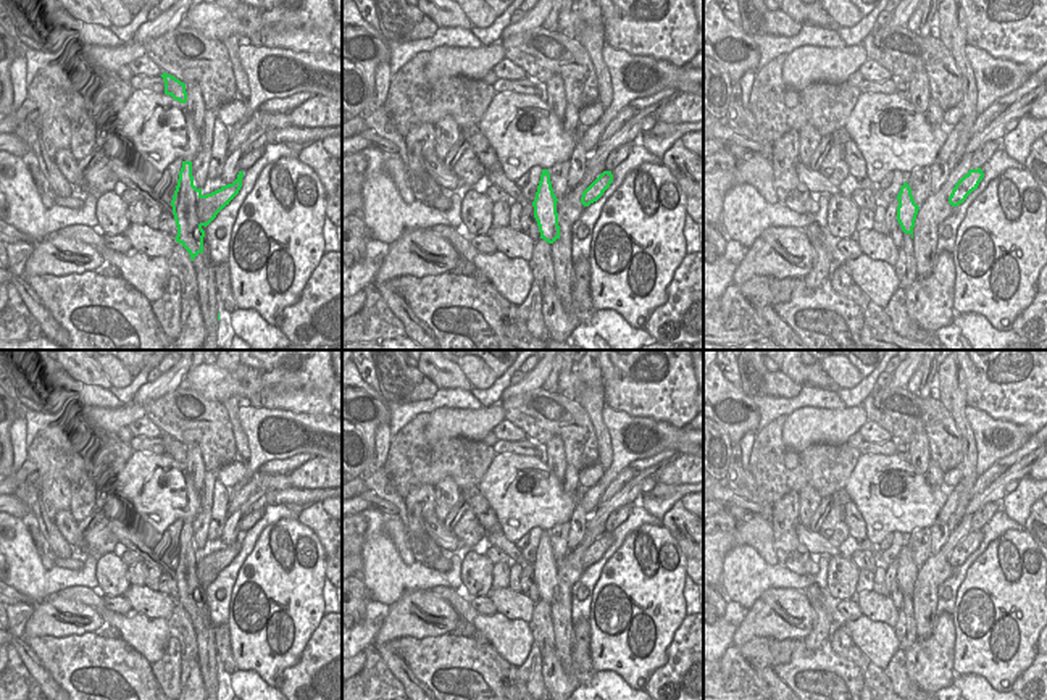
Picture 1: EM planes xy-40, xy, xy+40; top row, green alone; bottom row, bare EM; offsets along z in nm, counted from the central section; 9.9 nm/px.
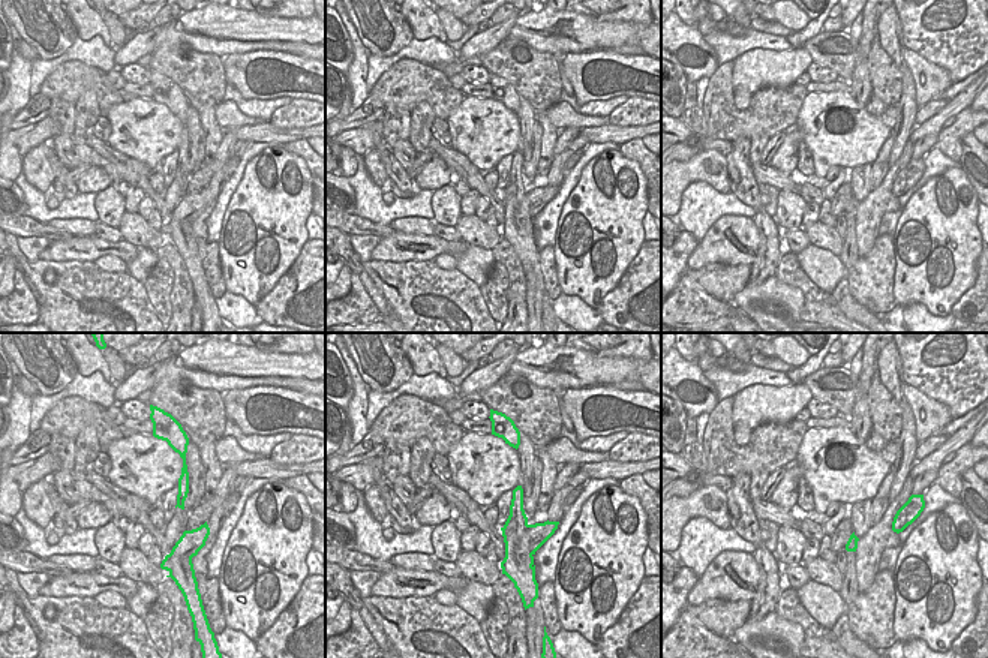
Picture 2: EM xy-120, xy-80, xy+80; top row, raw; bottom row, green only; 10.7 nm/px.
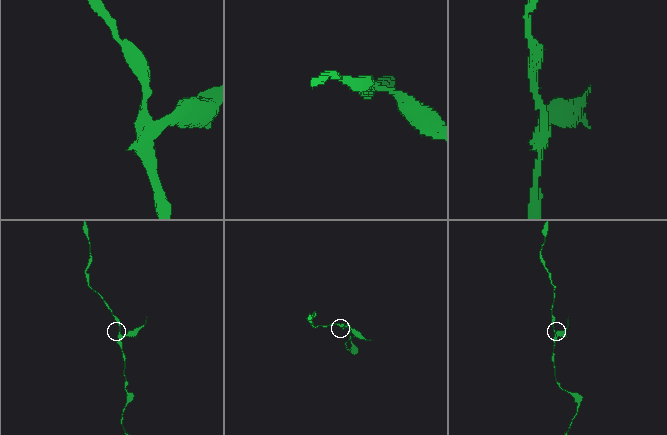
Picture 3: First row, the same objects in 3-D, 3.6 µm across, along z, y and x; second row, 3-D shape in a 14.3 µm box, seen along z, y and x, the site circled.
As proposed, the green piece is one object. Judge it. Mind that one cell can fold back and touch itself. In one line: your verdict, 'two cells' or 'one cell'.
two cells

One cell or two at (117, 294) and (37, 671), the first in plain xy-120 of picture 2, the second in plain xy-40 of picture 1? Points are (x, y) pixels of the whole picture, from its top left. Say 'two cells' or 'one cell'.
two cells

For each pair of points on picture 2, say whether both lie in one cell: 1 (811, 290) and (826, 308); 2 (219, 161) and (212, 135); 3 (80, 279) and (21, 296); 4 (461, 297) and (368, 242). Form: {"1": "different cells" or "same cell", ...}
{"1": "same cell", "2": "different cells", "3": "different cells", "4": "different cells"}

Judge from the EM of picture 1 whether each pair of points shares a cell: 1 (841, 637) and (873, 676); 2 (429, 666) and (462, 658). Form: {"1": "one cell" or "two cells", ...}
{"1": "one cell", "2": "one cell"}

